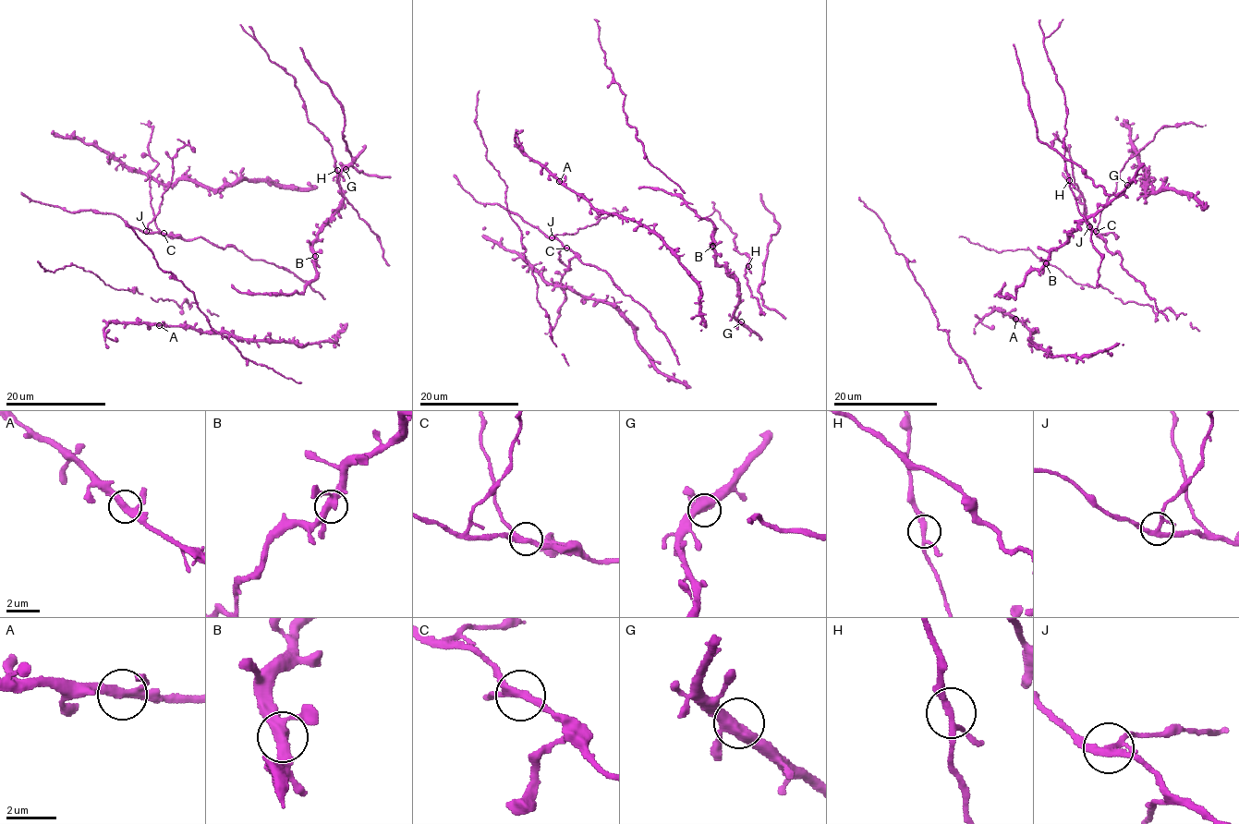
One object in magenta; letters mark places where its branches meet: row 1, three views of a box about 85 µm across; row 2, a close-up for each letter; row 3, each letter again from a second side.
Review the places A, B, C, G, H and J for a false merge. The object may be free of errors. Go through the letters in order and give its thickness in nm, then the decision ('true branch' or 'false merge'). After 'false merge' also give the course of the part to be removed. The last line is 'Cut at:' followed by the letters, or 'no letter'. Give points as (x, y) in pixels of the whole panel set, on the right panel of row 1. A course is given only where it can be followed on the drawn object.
A: calibre 320 nm; true branch
B: calibre 400 nm; true branch
C: calibre 240 nm; true branch
G: calibre 400 nm; true branch
H: calibre 220 nm; true branch
J: calibre 240 nm; false merge; course (1089, 226), (1084, 210), (1084, 199), (1074, 181), (1072, 158), (1057, 139), (1050, 146)
Cut at: J

